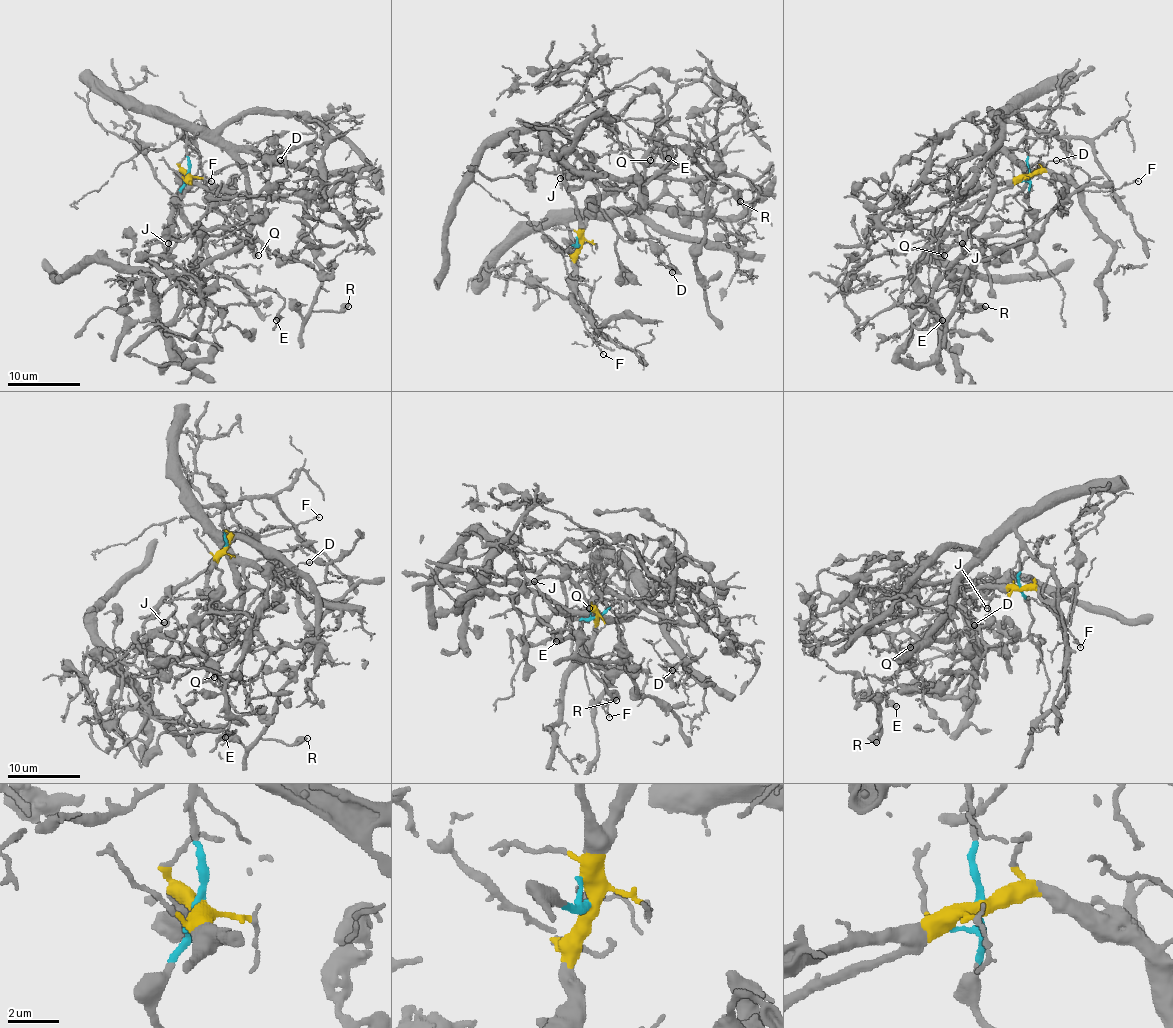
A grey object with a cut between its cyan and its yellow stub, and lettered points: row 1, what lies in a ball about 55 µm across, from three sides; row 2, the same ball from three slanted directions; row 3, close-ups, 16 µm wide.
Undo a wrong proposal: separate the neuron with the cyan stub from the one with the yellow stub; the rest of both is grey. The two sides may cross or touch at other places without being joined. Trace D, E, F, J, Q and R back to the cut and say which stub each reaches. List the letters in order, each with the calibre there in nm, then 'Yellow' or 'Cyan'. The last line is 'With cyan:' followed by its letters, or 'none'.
D: Thickness 150 nm. Cyan
E: Thickness 550 nm. Cyan
F: Thickness 140 nm. Yellow
J: Thickness 150 nm. Yellow
Q: Thickness 140 nm. Cyan
R: Thickness 550 nm. Cyan
With cyan: D, E, Q, R

